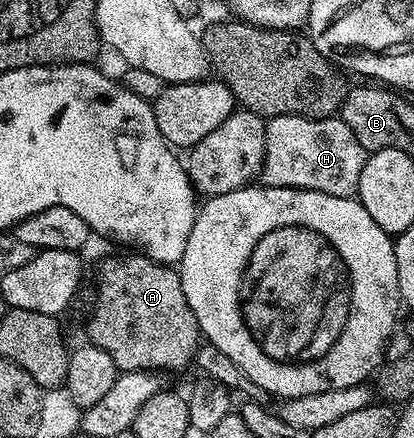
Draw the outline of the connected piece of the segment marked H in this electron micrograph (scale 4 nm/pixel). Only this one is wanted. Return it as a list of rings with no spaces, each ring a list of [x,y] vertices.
[[[282,115],[267,118],[264,126],[264,166],[258,178],[269,189],[309,189],[335,197],[356,193],[366,151],[354,139],[354,131],[339,116],[313,119]]]

